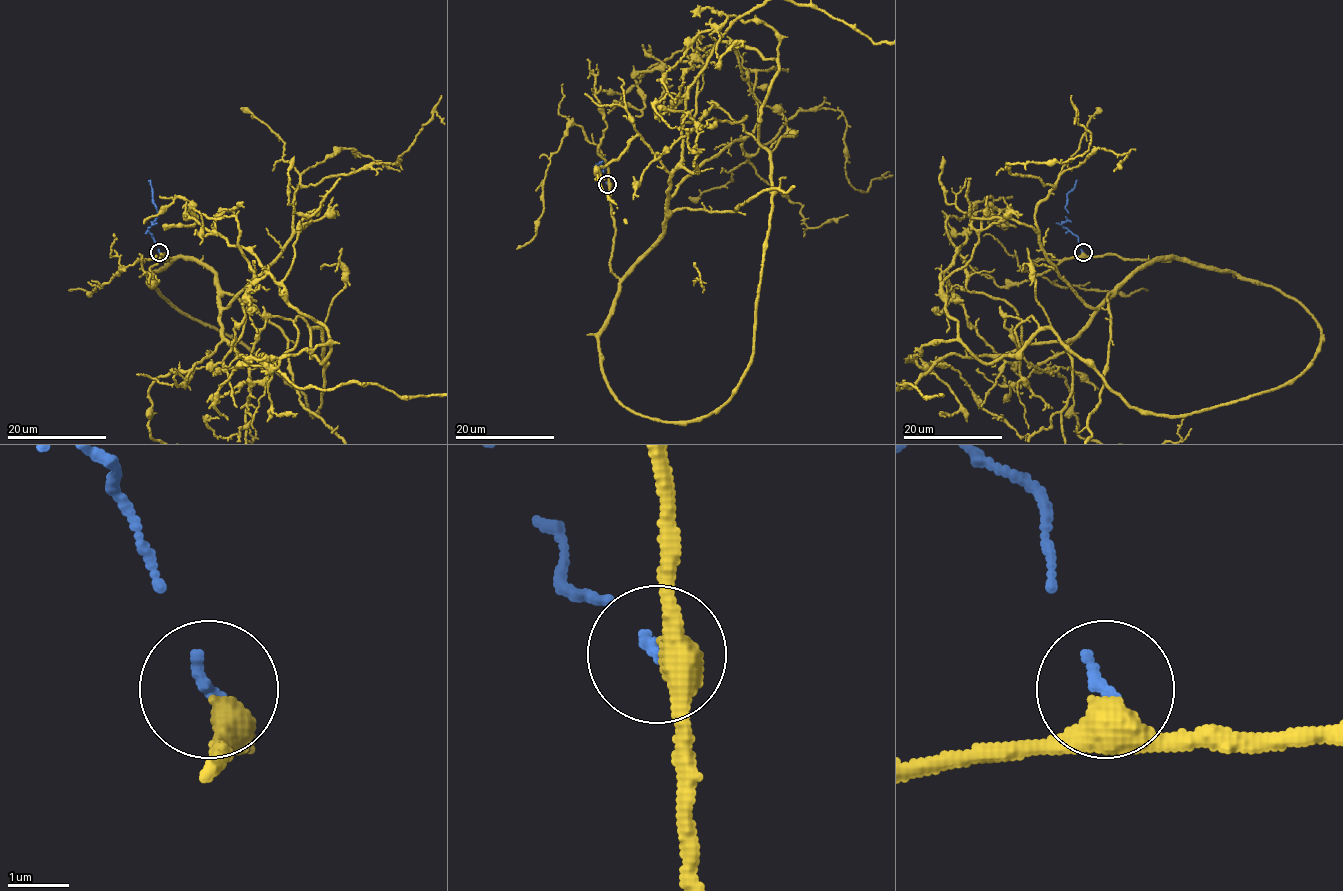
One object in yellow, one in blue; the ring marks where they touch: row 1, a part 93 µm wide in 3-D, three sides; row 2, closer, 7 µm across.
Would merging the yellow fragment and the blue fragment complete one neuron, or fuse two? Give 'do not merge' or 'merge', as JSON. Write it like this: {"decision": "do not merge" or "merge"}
{"decision": "merge"}

